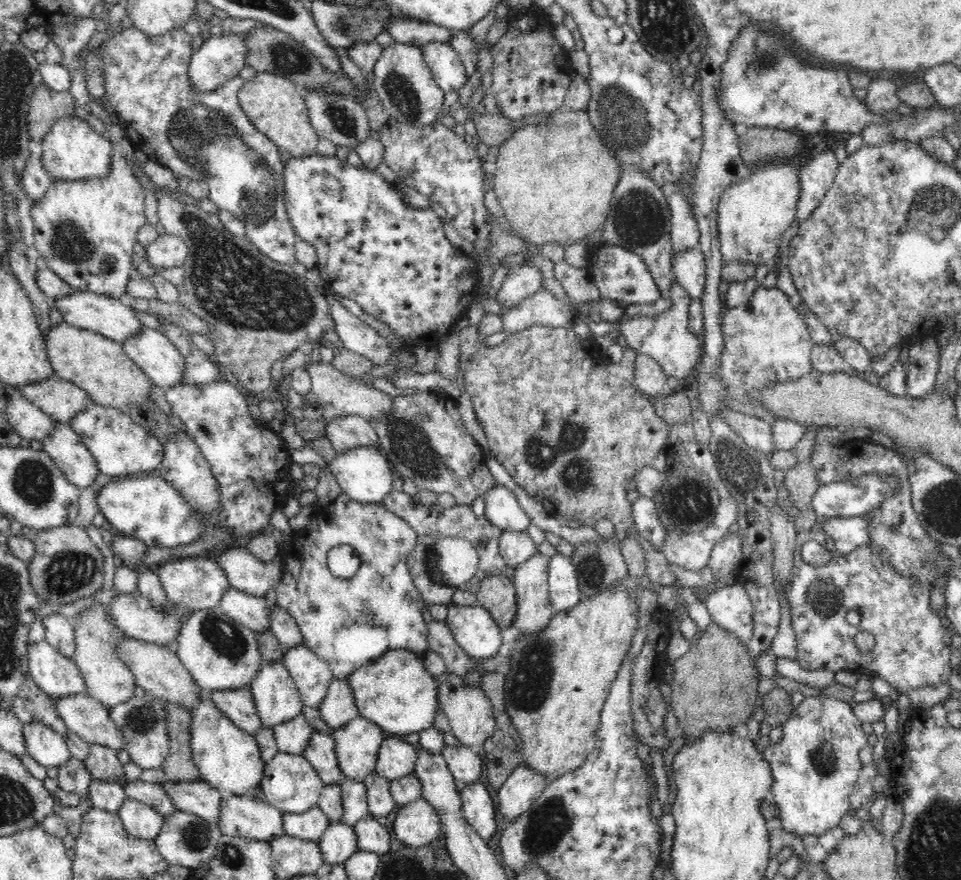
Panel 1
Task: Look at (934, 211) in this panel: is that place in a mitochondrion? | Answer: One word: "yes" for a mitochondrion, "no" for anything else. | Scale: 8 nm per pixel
yes

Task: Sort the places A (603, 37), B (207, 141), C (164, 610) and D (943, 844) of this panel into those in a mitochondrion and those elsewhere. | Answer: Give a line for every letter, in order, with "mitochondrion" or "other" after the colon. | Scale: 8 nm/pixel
A: other
B: mitochondrion
C: other
D: mitochondrion

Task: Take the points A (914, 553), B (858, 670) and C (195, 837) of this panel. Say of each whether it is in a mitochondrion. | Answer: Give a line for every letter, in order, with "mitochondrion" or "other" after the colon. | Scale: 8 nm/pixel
A: mitochondrion
B: other
C: mitochondrion

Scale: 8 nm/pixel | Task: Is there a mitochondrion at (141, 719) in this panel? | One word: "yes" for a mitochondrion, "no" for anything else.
yes

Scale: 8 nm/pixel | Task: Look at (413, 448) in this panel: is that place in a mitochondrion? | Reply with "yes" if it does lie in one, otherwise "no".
yes

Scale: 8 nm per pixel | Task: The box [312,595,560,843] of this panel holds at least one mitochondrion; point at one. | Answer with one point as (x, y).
(532, 679)

